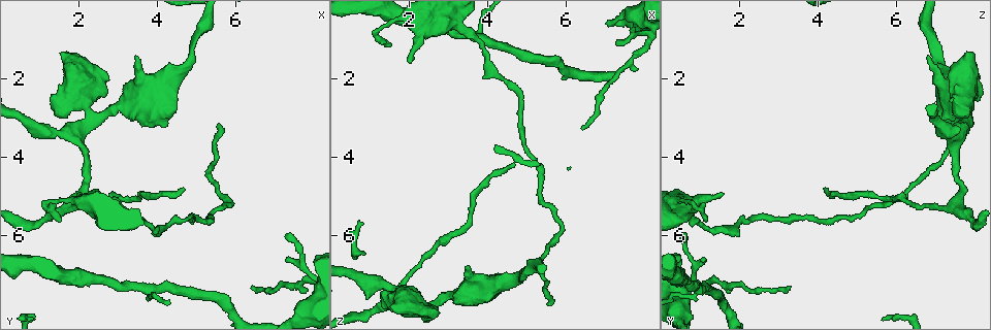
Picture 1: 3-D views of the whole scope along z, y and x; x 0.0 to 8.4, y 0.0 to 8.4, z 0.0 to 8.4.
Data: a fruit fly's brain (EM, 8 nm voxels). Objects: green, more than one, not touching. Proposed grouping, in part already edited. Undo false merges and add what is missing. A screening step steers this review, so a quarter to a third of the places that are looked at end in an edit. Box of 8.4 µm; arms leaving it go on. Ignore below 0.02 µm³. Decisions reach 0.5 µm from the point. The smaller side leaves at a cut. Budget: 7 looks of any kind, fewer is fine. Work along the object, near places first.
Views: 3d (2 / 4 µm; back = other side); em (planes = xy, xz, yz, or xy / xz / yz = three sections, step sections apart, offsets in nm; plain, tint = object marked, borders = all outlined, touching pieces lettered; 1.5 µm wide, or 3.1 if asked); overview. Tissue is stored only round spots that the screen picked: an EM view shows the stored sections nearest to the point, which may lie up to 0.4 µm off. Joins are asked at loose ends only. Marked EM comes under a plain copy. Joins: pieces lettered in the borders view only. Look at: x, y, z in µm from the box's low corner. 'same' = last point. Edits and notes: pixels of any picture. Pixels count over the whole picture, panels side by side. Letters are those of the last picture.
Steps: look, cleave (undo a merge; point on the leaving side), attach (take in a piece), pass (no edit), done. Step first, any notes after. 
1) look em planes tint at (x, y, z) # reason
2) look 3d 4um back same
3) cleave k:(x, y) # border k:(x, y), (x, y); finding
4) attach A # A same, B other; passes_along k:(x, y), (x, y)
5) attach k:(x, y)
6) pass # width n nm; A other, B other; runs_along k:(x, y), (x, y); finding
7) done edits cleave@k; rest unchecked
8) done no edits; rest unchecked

look 3d 4um at (3.75, 7.40, 0.95) # side arm on a straight run

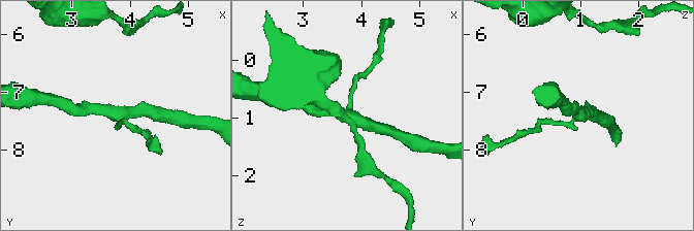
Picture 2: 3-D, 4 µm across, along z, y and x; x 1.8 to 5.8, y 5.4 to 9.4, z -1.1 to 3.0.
look em xy step 8 borders at (3.75, 7.35, 0.95) # arms 3

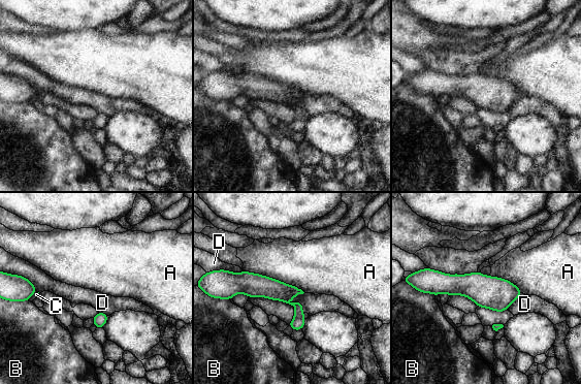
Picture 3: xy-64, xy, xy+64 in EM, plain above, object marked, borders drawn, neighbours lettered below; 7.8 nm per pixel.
pass # A other, B other, C other, D other; continuous, no second cell

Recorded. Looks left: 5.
look em planes borders at (4.85, 1.20, 7.05) # thick turns thin

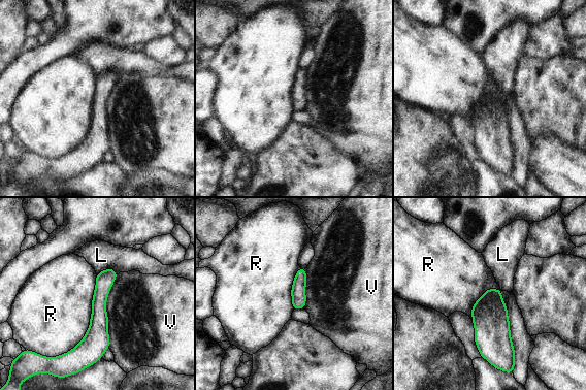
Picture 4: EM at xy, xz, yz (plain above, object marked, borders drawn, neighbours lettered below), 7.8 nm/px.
pass # L other, R other, V other; runs_along 4:(110, 271), (99, 298), (91, 358); all the same cell

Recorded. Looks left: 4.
look 3d 4um at (4.70, 4.80, 4.10) # free end

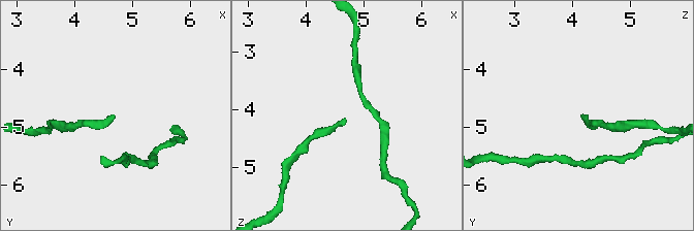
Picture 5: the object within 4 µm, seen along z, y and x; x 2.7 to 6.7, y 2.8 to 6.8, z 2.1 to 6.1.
look em xz step 8 borders at (4.65, 4.75, 4.20)

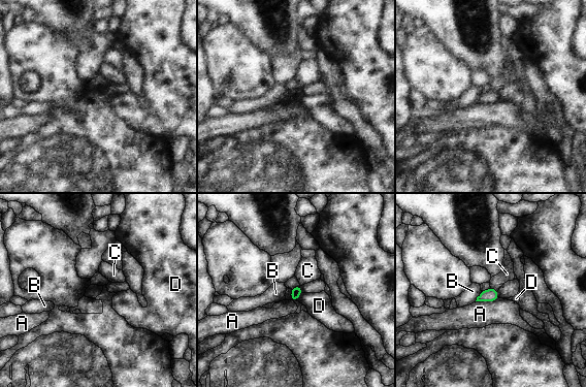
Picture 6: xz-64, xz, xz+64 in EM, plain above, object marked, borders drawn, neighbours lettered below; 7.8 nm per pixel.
pass # A other, B other, C other, D other; border 6:(302, 293), (296, 300); none of them fits

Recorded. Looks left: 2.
done no edits; rest unchecked

